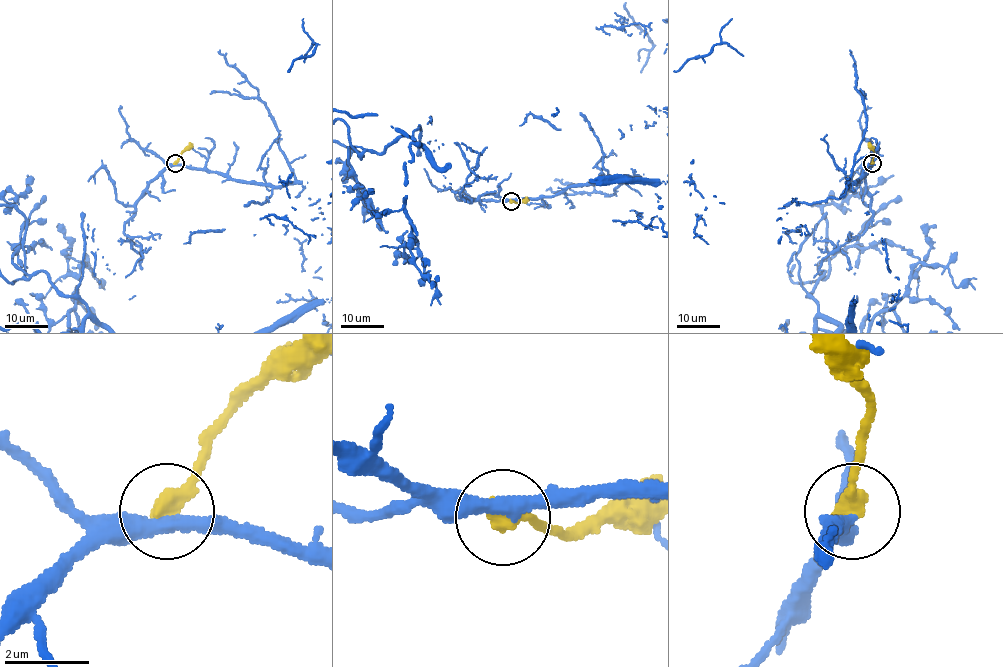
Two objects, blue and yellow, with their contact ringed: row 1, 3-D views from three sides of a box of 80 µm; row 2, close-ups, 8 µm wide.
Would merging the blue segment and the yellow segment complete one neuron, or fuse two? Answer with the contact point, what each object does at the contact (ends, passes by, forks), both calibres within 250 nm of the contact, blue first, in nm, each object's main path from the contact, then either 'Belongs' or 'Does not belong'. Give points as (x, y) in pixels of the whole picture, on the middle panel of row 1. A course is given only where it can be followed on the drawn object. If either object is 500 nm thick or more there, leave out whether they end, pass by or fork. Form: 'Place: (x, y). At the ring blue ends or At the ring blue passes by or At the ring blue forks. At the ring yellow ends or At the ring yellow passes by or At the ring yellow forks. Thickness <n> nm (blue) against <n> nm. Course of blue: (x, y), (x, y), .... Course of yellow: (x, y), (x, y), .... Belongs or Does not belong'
Place: (511, 201). At the ring blue passes by. At the ring yellow ends. Thickness 360 nm (blue) against 460 nm. Course of yellow: (511, 201), (519, 202), (527, 197). Does not belong

